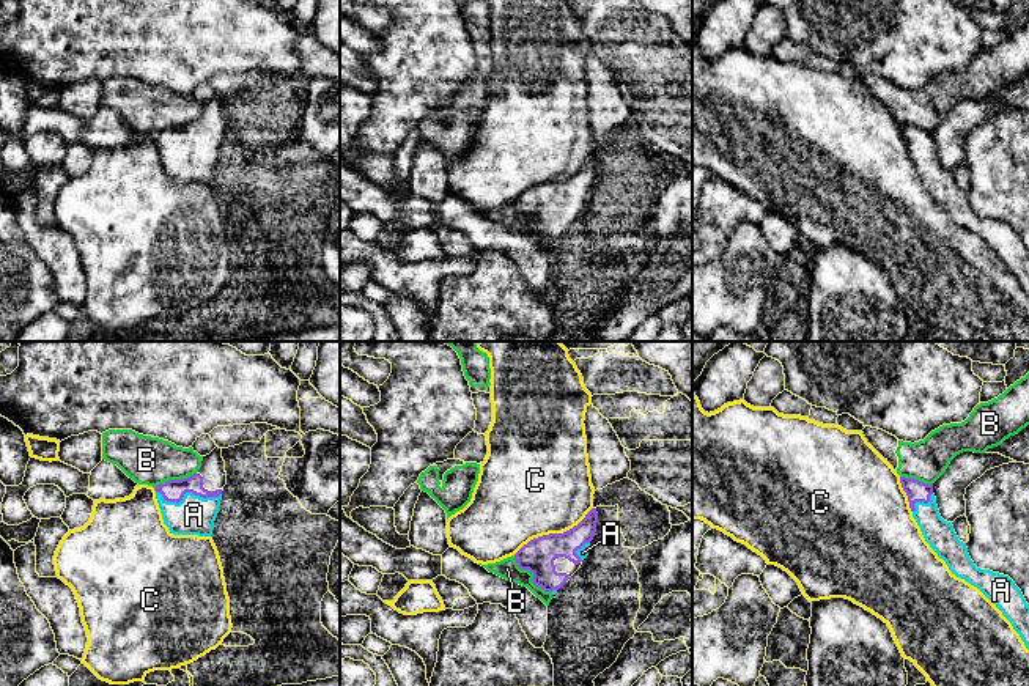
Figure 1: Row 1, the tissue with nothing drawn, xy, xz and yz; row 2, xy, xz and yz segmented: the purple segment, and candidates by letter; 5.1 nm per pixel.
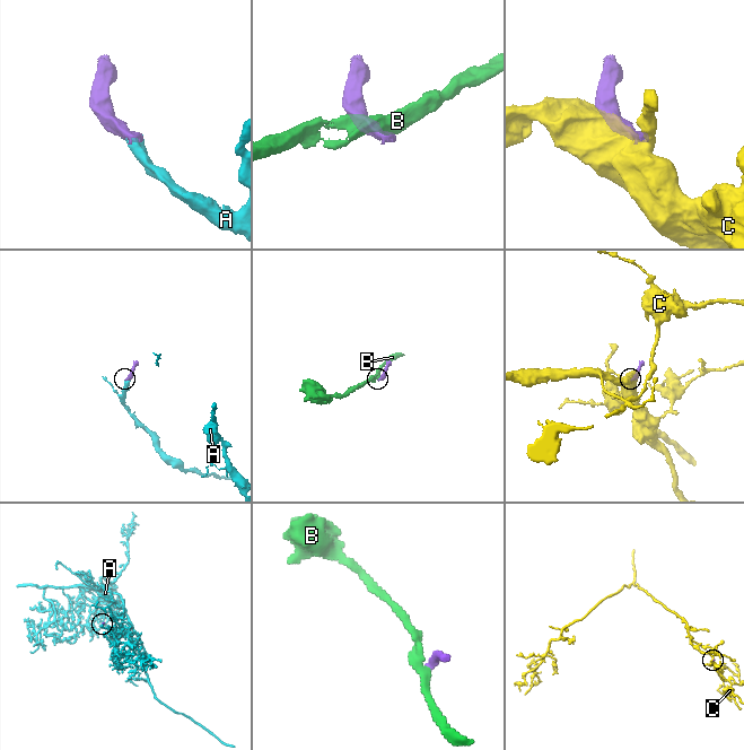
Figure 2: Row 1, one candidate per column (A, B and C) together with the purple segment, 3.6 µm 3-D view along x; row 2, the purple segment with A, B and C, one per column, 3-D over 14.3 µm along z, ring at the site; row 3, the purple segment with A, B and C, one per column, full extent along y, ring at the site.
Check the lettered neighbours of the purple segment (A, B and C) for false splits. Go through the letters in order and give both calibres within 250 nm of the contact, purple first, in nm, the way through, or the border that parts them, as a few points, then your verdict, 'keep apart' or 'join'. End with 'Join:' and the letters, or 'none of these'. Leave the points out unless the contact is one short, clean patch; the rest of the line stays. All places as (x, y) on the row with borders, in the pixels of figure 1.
A: 110/200 nm | join
B: 170/110 nm | along xz (513, 556), (515, 562), (532, 575), (535, 584), (551, 592) | keep apart
C: 170/480 nm | keep apart
Join: A

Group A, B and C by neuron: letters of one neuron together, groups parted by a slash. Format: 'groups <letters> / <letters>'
groups A / B / C

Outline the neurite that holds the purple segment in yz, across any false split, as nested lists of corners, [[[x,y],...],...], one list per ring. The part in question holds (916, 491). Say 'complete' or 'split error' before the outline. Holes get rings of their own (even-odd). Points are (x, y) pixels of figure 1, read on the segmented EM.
split error; [[[900,477],[900,483],[913,518],[930,548],[946,562],[952,574],[977,587],[1002,612],[1029,650],[1029,604],[1021,590],[1009,576],[974,565],[966,543],[958,540],[952,522],[941,518],[933,485],[906,477]]]

